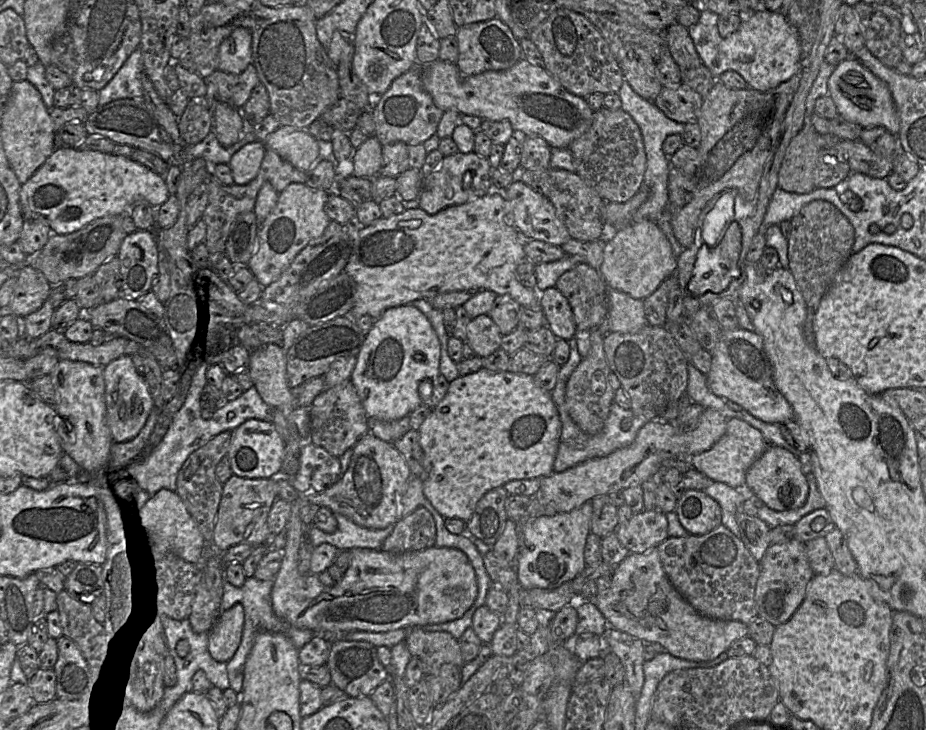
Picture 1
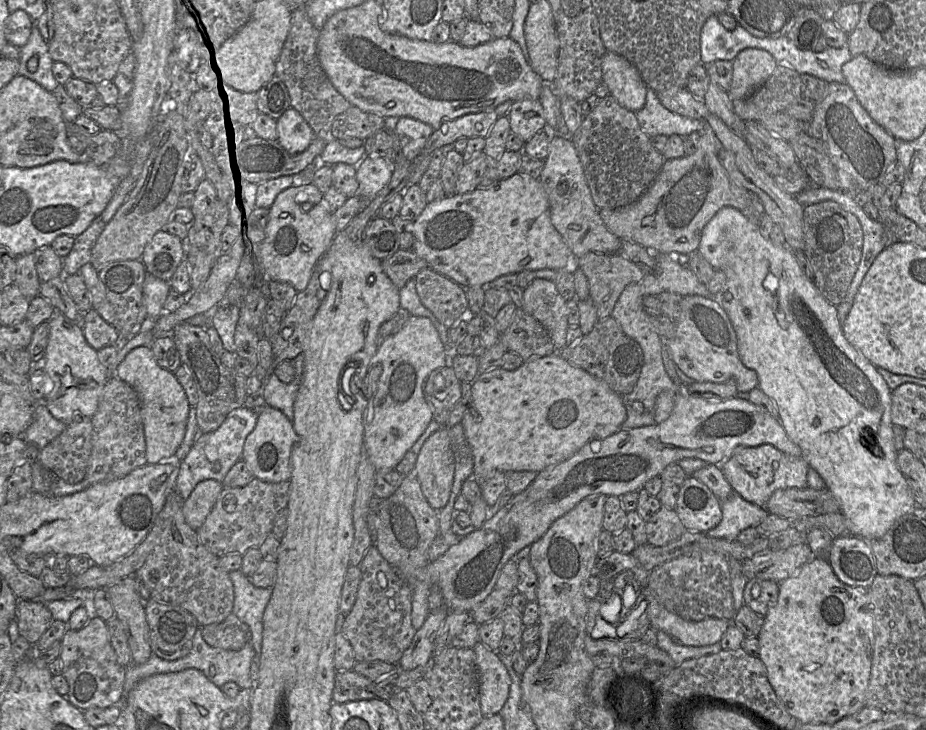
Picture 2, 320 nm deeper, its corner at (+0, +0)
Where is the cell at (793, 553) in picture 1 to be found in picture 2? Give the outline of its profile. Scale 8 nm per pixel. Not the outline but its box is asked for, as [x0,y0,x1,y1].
[744,578,779,617]

